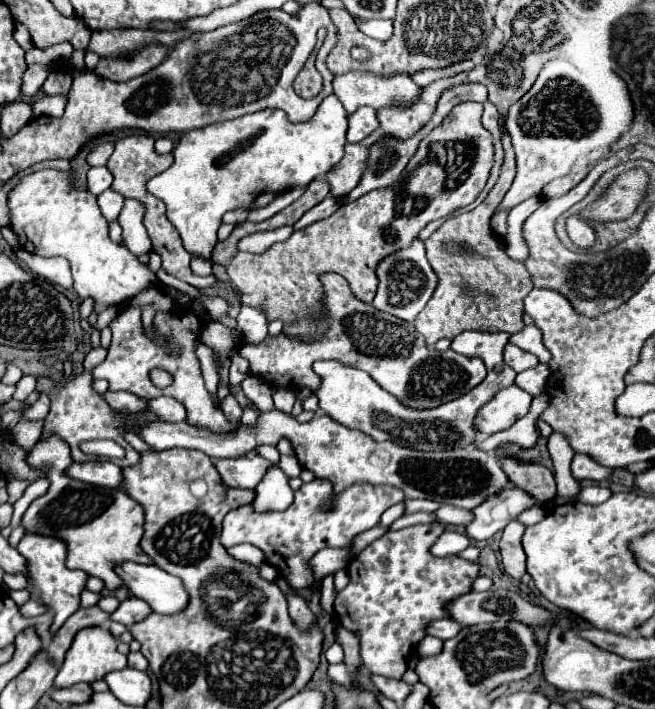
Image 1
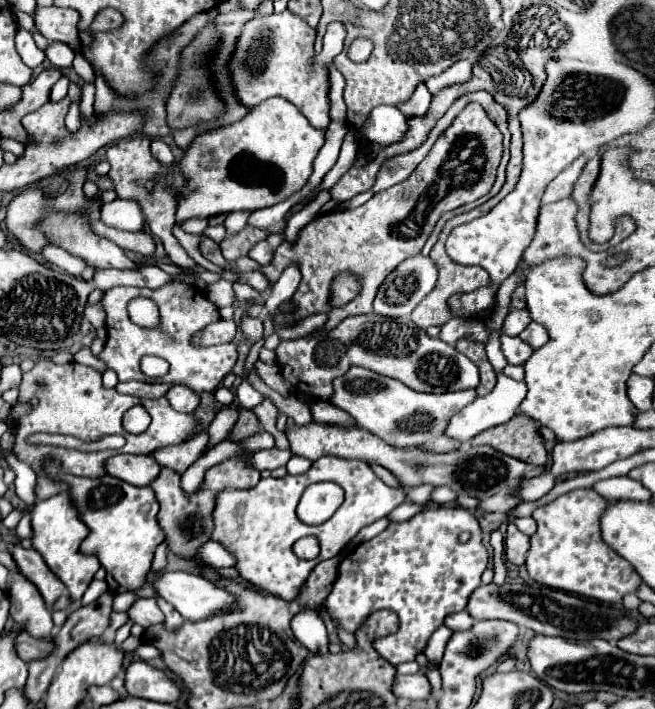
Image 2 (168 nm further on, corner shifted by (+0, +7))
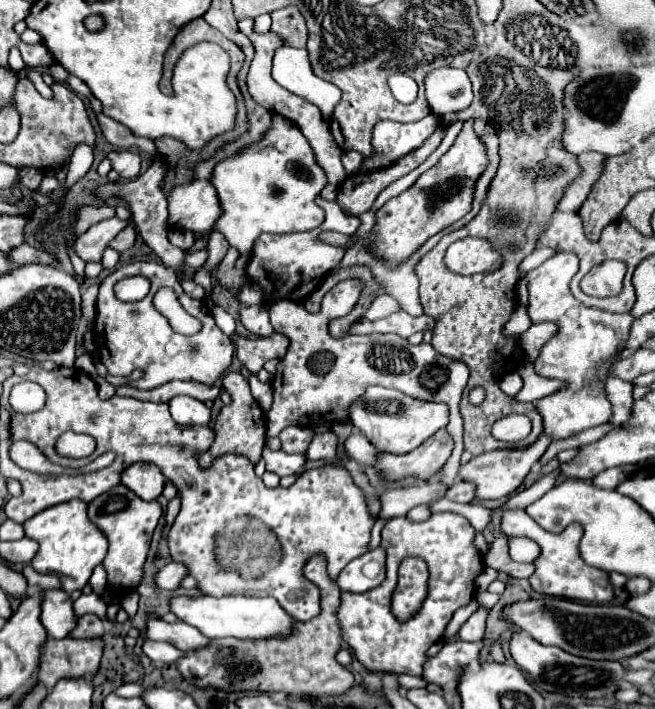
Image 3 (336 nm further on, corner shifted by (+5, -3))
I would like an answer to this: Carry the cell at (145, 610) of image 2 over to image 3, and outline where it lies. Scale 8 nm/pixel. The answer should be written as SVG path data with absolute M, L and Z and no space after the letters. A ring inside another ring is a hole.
M151 620L147 624L147 636L151 640L161 640L177 646L183 652L193 652L199 648L205 648L211 640L203 636L197 628L185 624L185 622L175 622L169 624L165 620Z

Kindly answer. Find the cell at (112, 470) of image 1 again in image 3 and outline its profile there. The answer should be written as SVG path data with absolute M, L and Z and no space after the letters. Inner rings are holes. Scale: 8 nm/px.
M133 464L121 474L121 484L127 486L129 490L135 490L139 498L143 500L157 500L165 488L163 480L167 482L165 476L161 476L161 470L155 464Z

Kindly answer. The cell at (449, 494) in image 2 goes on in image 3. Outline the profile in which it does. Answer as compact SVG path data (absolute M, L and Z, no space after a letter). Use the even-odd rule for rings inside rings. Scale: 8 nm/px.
M459 480L459 484L453 484L447 492L447 498L455 502L473 502L475 500L475 484L467 480Z

